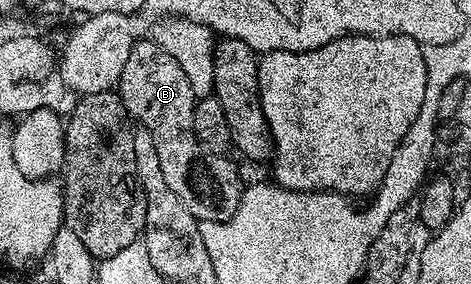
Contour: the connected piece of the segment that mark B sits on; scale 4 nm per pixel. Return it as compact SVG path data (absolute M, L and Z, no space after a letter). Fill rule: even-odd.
M138 39L128 54L128 62L124 62L124 70L118 79L116 91L122 97L131 121L139 128L146 128L148 134L152 134L152 142L156 142L156 154L160 154L160 170L164 170L164 178L172 194L176 194L176 198L184 202L188 214L192 214L199 222L230 220L240 206L244 181L237 166L230 161L229 155L217 156L216 153L209 152L196 138L192 126L196 97L192 94L192 86L188 86L188 77L184 75L184 70L180 70L176 63L176 58L172 58L168 50L161 48L157 39Z

